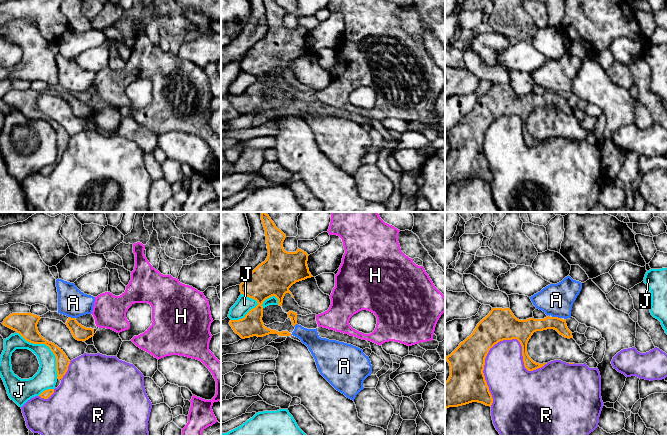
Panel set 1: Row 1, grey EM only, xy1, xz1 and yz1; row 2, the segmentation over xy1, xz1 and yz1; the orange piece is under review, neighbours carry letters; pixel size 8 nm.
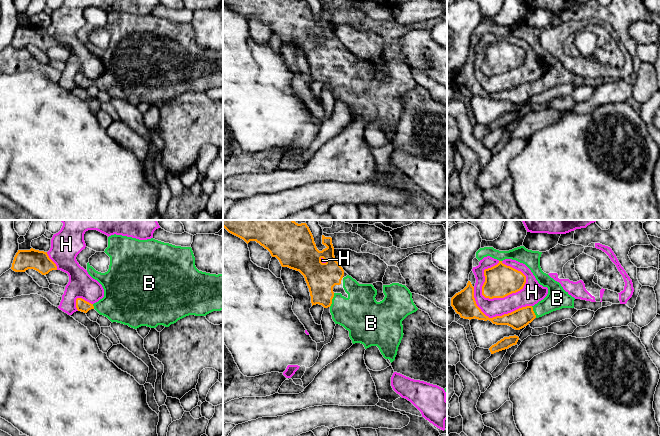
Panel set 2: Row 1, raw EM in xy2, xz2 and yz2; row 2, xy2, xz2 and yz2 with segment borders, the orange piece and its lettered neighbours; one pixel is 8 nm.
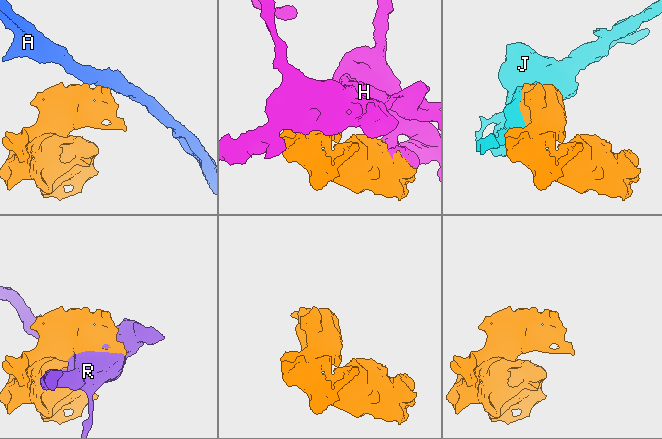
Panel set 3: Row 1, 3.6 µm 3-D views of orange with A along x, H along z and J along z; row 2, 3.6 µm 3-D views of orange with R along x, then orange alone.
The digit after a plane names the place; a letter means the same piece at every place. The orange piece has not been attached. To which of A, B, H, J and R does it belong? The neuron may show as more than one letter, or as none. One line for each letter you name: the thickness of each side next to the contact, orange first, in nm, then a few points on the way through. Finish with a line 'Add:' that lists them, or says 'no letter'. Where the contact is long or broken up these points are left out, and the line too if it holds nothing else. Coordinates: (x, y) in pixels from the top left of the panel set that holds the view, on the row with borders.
B: calibres 240 and 320 nm
Add: B

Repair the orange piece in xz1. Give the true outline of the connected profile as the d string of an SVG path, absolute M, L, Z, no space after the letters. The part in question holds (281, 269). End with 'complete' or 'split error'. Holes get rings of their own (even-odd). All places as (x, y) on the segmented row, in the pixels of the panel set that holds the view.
M261 212L261 220L265 230L266 244L268 249L268 256L264 262L259 264L240 284L241 294L252 298L257 301L258 305L251 309L244 318L239 320L230 320L229 324L236 334L242 339L250 338L253 336L263 337L269 334L278 334L279 336L290 336L288 331L278 332L271 330L264 326L262 321L263 317L263 302L275 296L278 299L278 305L282 306L283 298L286 293L292 293L289 288L296 282L313 277L309 272L307 265L308 254L301 249L297 249L296 252L287 252L283 248L283 242L286 235L276 227L268 214Z | complete

